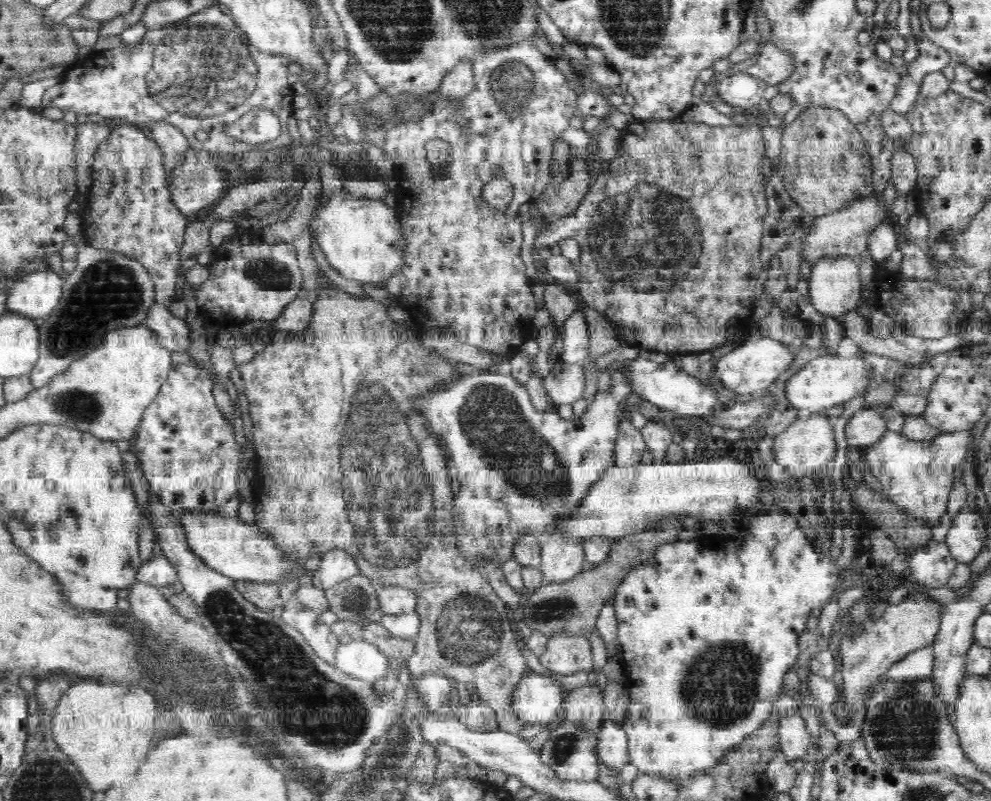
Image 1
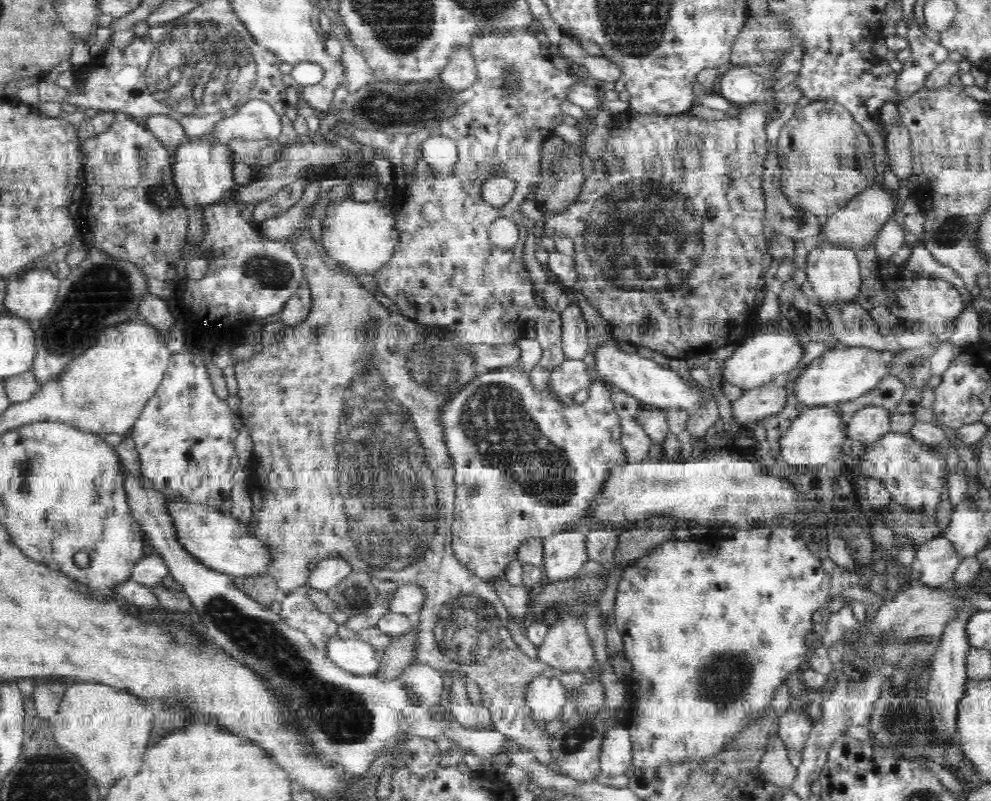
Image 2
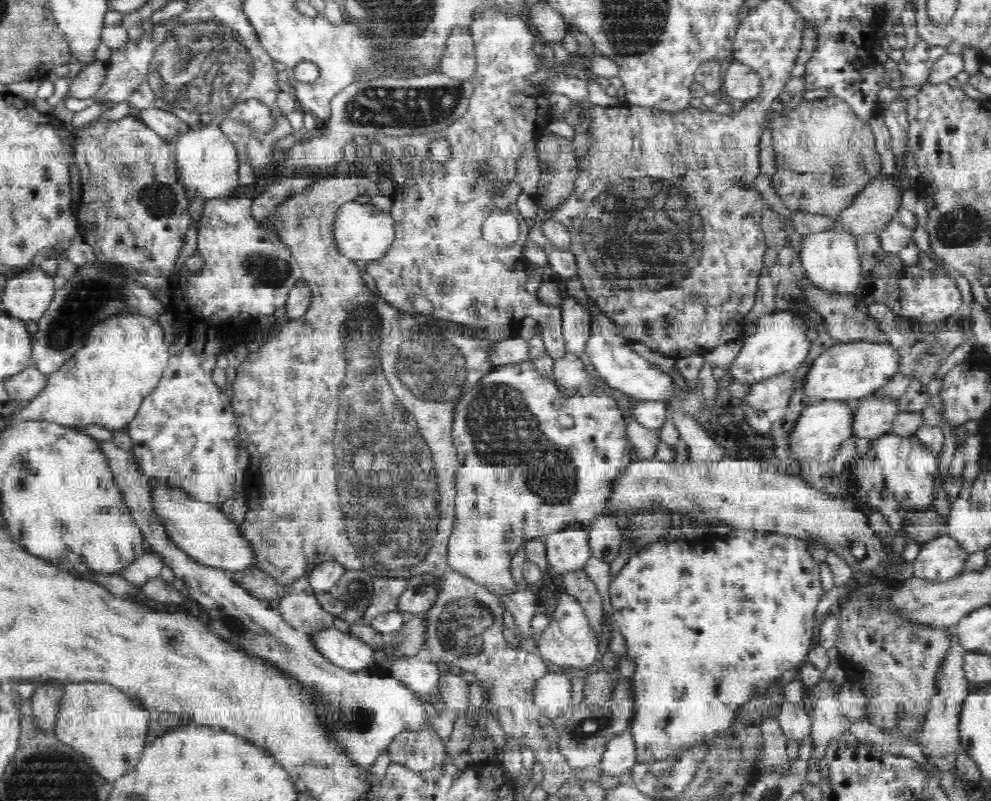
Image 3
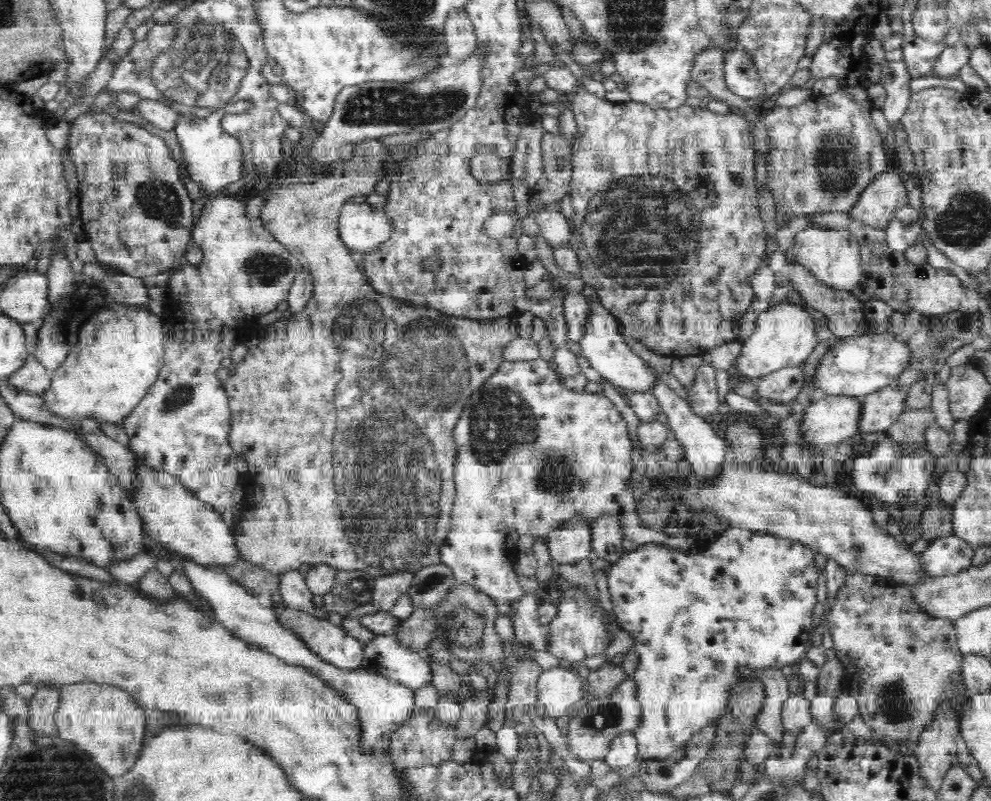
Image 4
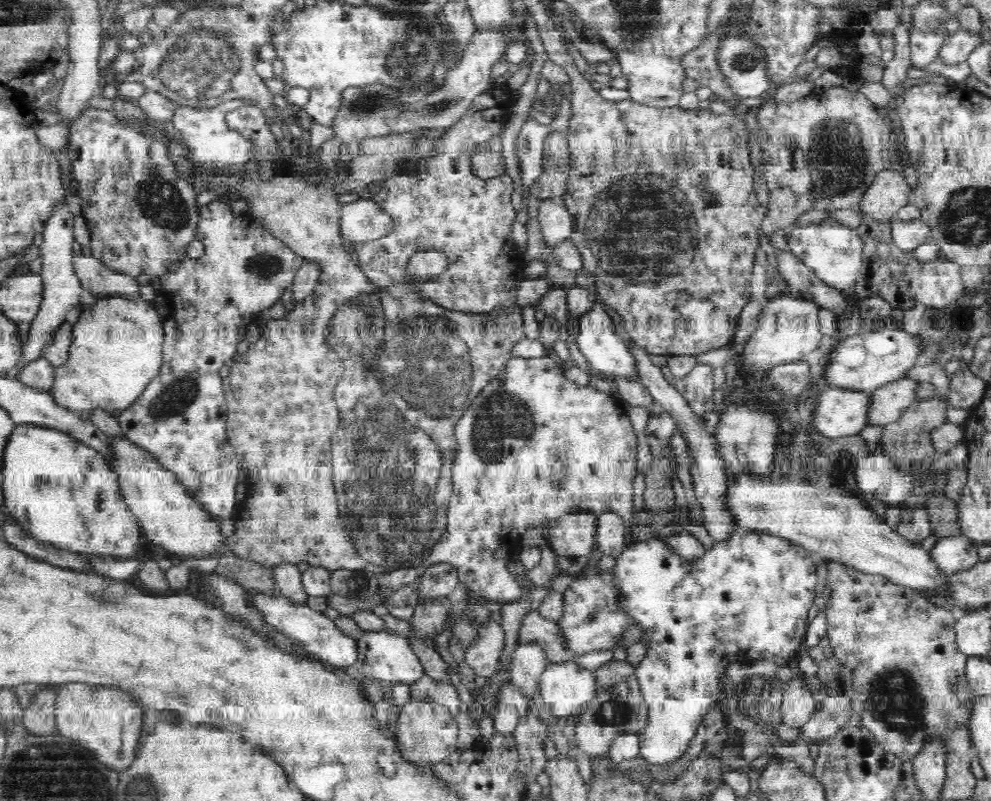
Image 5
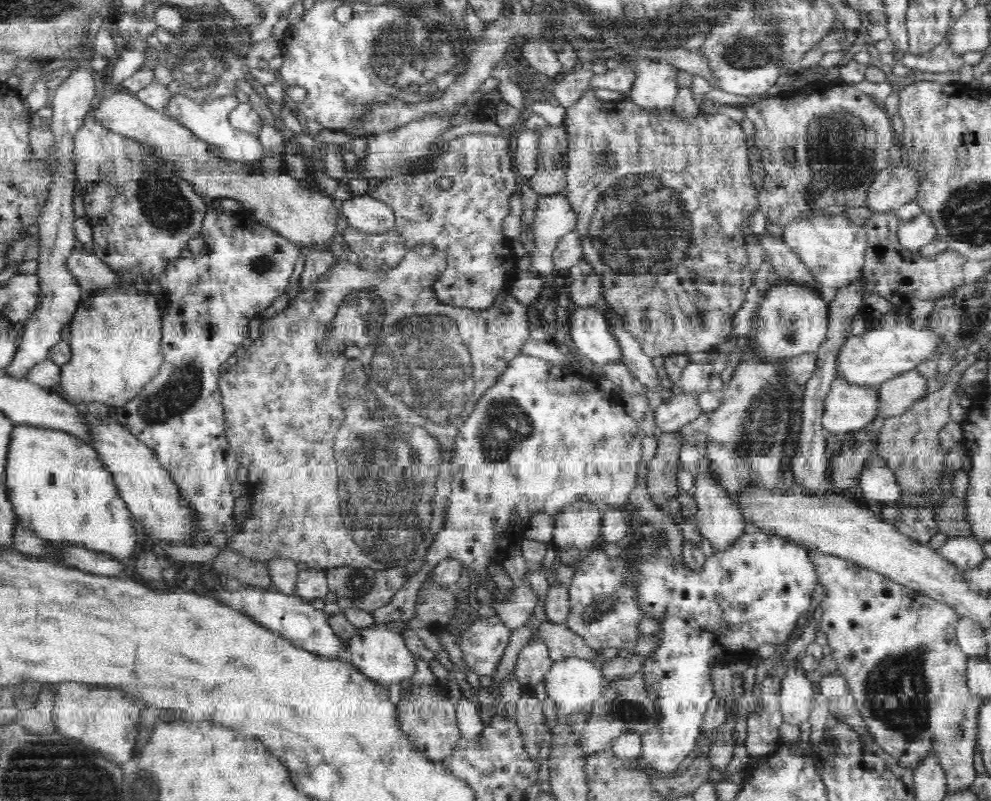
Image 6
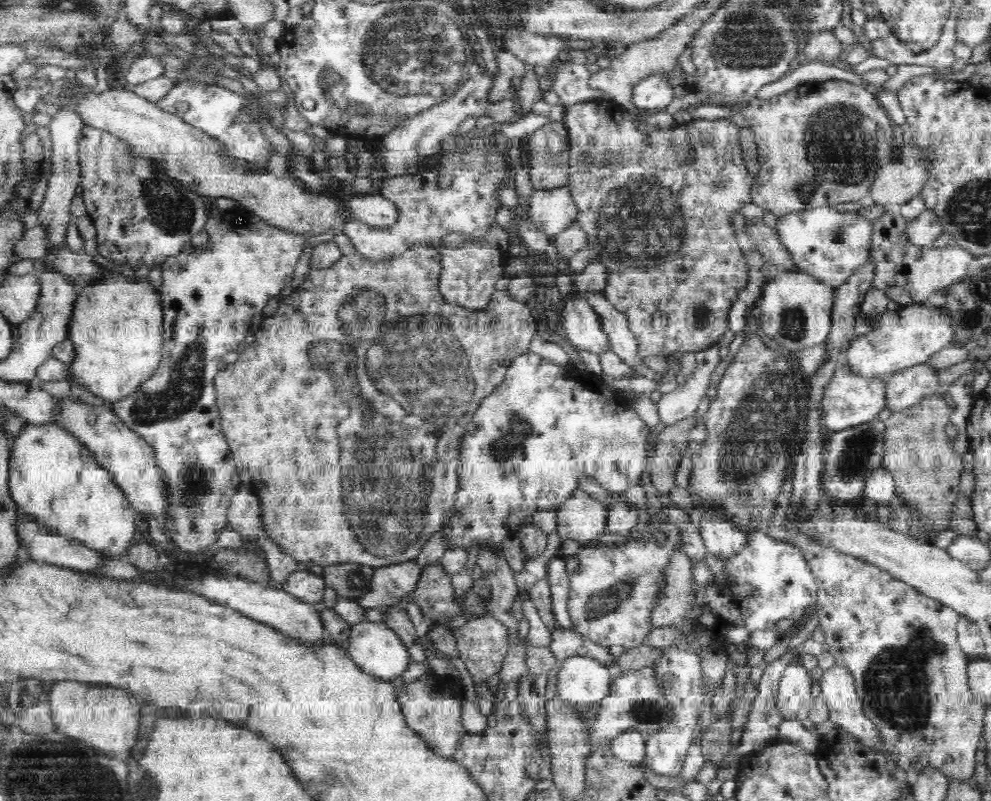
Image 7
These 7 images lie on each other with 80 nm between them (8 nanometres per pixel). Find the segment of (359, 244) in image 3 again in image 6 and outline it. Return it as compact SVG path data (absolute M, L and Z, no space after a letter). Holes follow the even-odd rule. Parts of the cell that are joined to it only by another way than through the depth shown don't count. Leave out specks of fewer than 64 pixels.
M367 194L353 195L340 207L348 224L365 233L386 232L395 225L396 213L391 204Z

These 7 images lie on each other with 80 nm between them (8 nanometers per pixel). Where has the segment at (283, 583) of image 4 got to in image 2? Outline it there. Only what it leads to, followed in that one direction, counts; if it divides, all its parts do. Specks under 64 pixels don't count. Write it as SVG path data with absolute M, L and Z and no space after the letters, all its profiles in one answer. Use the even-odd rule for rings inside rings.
M306 582L288 595L281 595L279 615L286 624L307 634L316 648L324 651L326 640L336 634L338 624L330 614L316 608L315 602L309 597L310 589L309 582Z

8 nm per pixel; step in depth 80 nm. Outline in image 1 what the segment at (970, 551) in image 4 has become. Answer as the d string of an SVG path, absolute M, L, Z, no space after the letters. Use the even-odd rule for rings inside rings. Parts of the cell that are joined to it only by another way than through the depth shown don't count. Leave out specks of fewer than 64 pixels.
M930 539L918 547L909 562L910 579L928 588L943 587L959 562L952 556L948 543Z

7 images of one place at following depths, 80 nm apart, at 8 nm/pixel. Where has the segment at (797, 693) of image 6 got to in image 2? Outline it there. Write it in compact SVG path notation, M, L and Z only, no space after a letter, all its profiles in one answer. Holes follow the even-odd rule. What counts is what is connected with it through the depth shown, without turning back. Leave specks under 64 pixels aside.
M791 707L778 719L778 731L789 751L800 752L805 748L813 721L801 708Z

